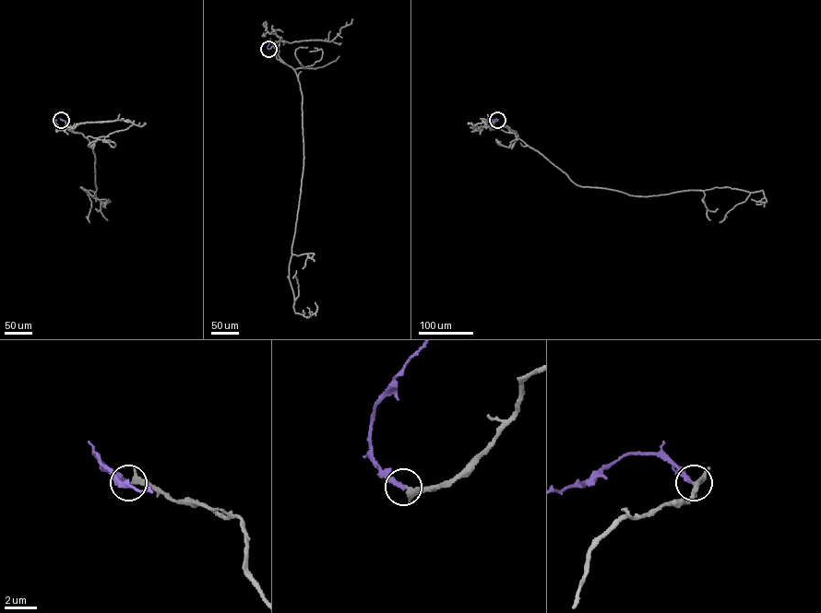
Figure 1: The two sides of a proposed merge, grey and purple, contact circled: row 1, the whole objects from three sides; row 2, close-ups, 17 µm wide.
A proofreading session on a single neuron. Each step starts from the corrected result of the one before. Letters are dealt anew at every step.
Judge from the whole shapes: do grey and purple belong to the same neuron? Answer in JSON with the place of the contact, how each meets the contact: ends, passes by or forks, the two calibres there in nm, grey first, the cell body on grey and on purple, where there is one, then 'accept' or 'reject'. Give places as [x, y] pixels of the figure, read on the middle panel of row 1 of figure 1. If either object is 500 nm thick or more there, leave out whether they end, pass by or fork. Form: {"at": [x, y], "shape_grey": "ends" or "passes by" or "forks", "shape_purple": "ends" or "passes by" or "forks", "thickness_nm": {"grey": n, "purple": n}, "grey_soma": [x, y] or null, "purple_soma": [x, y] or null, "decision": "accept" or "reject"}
{"at": [268, 49], "shape_grey": "passes by", "shape_purple": "ends", "thickness_nm": {"grey": 280, "purple": 260}, "grey_soma": null, "purple_soma": null, "decision": "accept"}

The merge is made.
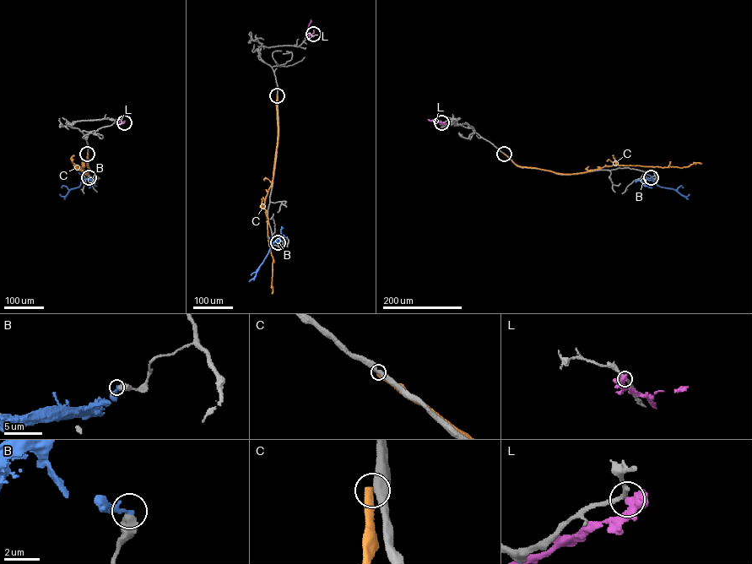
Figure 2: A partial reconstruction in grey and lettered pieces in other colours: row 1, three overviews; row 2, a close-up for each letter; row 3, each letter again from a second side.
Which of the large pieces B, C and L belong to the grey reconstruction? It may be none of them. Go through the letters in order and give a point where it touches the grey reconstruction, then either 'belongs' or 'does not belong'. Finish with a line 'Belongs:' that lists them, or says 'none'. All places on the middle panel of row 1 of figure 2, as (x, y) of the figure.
B: contact (278, 242); does not belong
C: contact (277, 95); does not belong
L: contact (313, 34); does not belong
Belongs: none

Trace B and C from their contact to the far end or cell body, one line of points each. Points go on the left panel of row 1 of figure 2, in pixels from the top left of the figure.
B: (89, 177), (83, 179), (78, 187), (70, 189), (65, 197), (60, 194)
C: (87, 154), (88, 169), (85, 174), (74, 165), (83, 168), (82, 164)

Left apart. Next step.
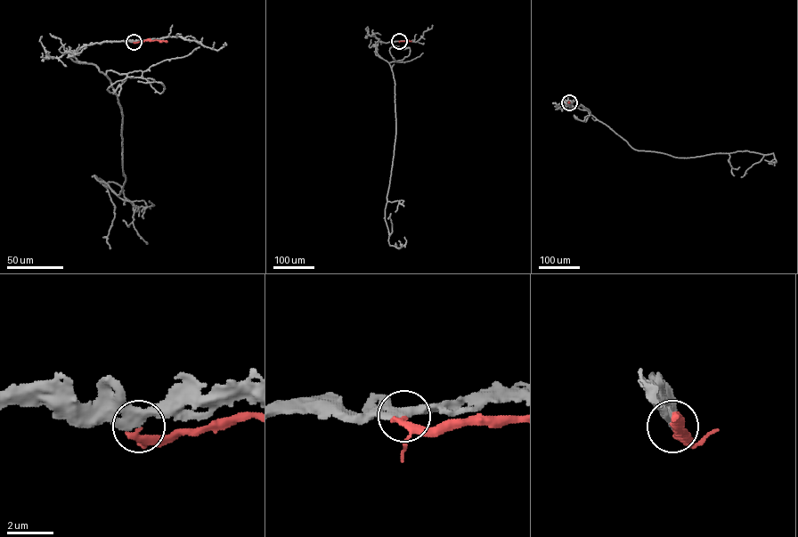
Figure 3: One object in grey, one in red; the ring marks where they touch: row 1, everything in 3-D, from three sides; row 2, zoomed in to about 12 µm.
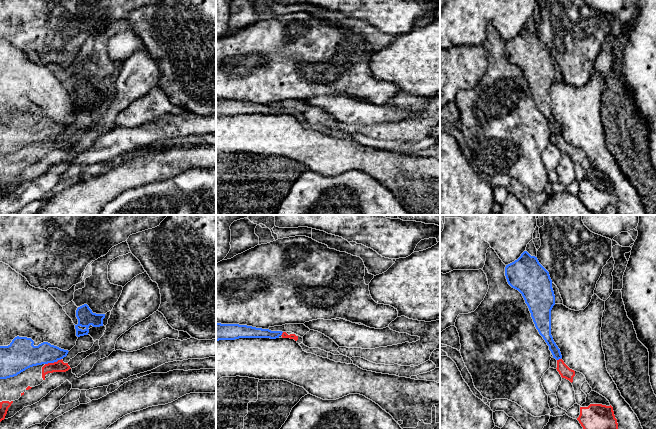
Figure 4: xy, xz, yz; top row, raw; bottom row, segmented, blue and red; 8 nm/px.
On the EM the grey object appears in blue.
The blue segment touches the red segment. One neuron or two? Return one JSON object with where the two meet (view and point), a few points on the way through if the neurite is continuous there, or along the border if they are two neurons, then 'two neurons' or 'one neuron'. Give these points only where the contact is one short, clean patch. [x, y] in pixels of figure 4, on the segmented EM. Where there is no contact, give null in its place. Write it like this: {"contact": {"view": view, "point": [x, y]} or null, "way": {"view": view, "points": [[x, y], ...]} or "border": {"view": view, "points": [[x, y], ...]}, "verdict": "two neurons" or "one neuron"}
{"contact": {"view": "xy", "point": [53, 362]}, "border": {"view": "xy", "points": [[61, 358], [45, 364]]}, "verdict": "two neurons"}

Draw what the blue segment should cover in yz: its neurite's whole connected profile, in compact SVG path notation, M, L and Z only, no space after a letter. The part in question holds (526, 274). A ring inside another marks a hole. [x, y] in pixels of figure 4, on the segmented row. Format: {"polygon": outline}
{"polygon": "M524 251L517 260L506 265L505 276L508 284L522 294L535 327L549 346L553 358L561 359L560 349L551 335L551 310L555 305L555 295L549 272L537 257Z"}

